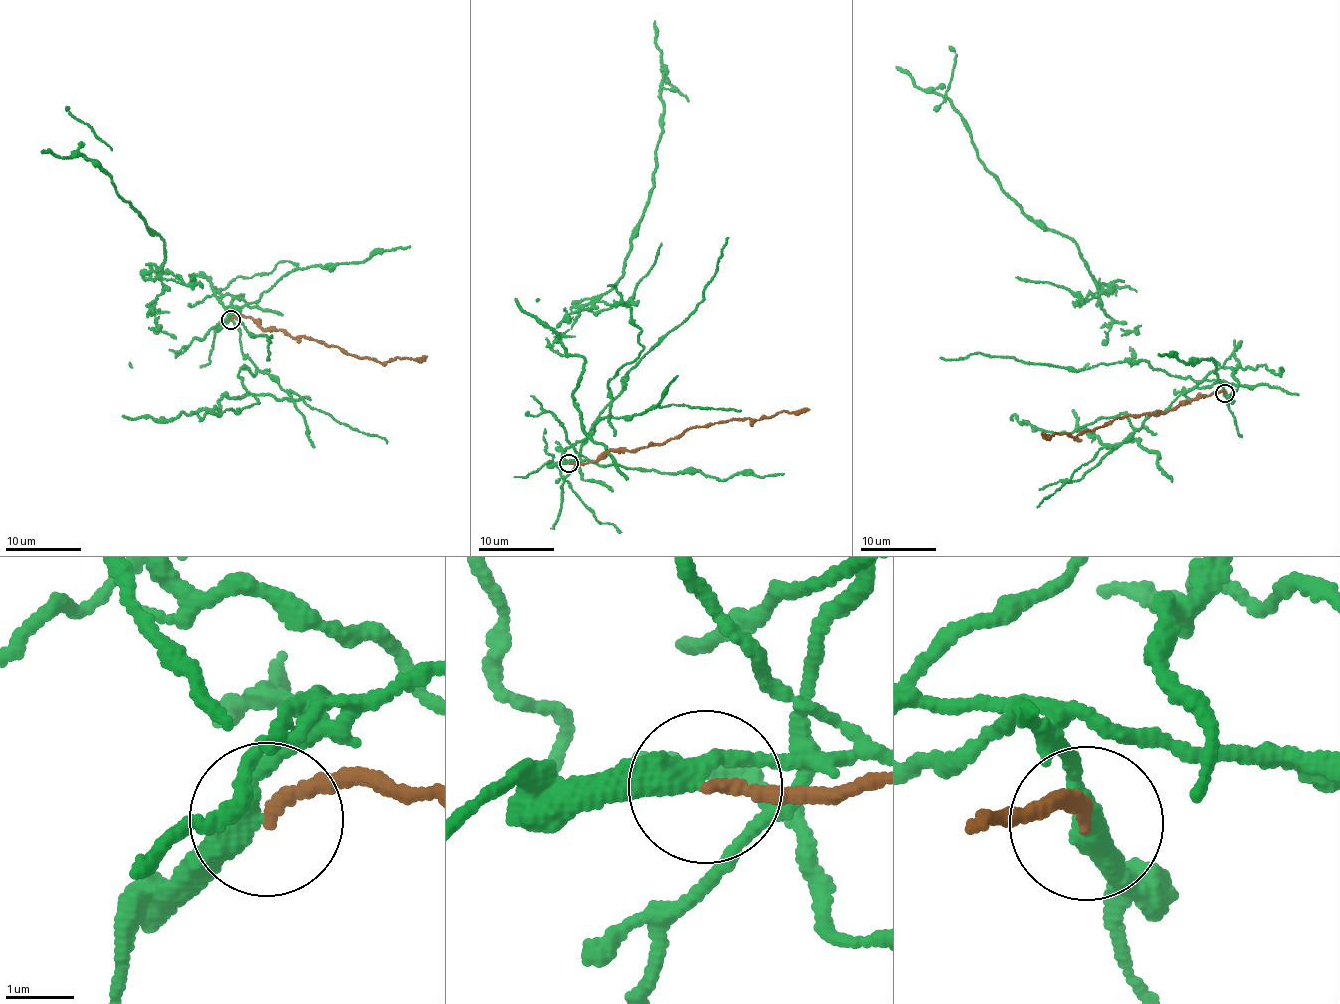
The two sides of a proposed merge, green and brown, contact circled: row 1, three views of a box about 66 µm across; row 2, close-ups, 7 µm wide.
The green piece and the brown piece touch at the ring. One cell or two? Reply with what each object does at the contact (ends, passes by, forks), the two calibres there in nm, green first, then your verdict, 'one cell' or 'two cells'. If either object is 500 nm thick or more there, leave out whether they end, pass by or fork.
green passes by | brown ends | 320/170 nm | two cells

